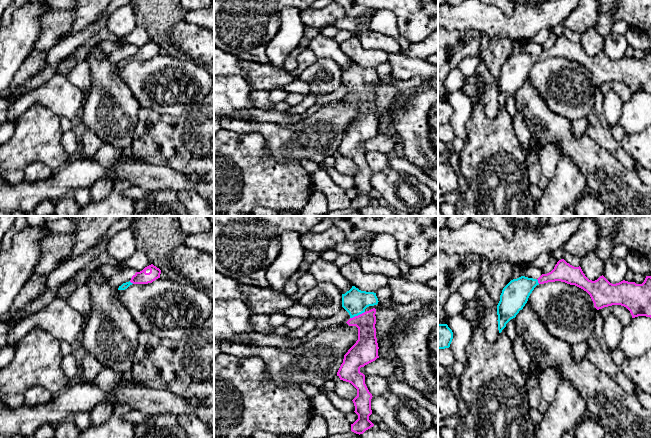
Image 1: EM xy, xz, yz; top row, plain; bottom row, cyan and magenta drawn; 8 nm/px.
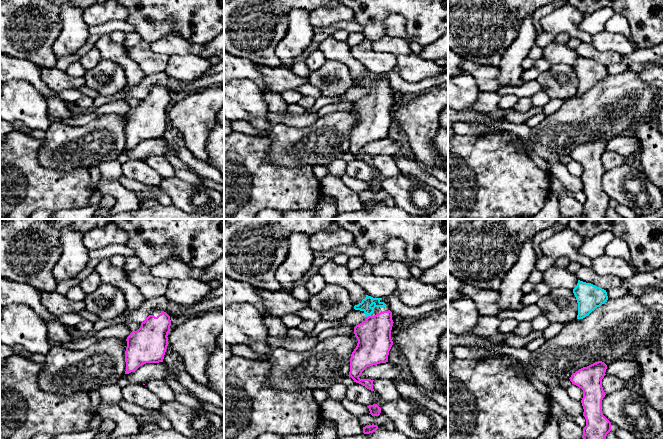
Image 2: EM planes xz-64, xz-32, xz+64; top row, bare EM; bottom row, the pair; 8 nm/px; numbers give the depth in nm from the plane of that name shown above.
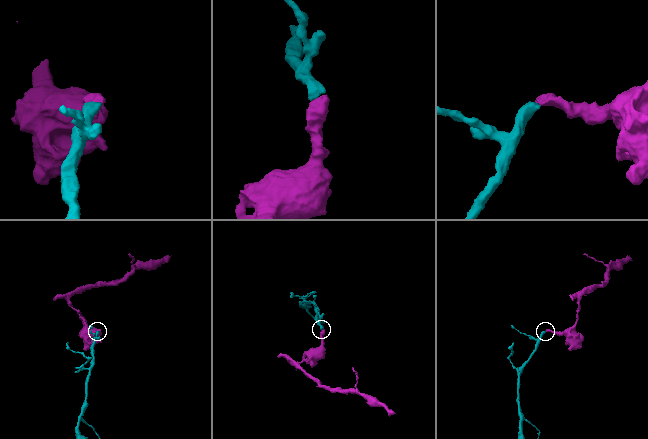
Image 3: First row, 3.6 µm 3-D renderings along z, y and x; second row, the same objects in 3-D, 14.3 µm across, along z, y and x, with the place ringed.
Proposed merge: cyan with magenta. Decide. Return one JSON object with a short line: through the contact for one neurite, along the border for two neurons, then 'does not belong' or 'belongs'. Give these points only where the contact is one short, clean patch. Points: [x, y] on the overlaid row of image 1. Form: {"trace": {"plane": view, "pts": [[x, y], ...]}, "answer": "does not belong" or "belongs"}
{"trace": {"plane": "xz", "pts": [[354, 301], [357, 315], [366, 324], [366, 344]]}, "answer": "belongs"}

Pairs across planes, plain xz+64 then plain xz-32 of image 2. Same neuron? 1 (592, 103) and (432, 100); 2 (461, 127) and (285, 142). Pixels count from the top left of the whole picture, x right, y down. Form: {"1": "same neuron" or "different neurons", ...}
{"1": "different neurons", "2": "same neuron"}

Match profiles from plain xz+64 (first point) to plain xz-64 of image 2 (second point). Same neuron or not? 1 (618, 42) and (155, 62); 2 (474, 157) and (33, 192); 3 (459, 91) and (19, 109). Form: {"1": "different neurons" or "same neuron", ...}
{"1": "same neuron", "2": "same neuron", "3": "same neuron"}

